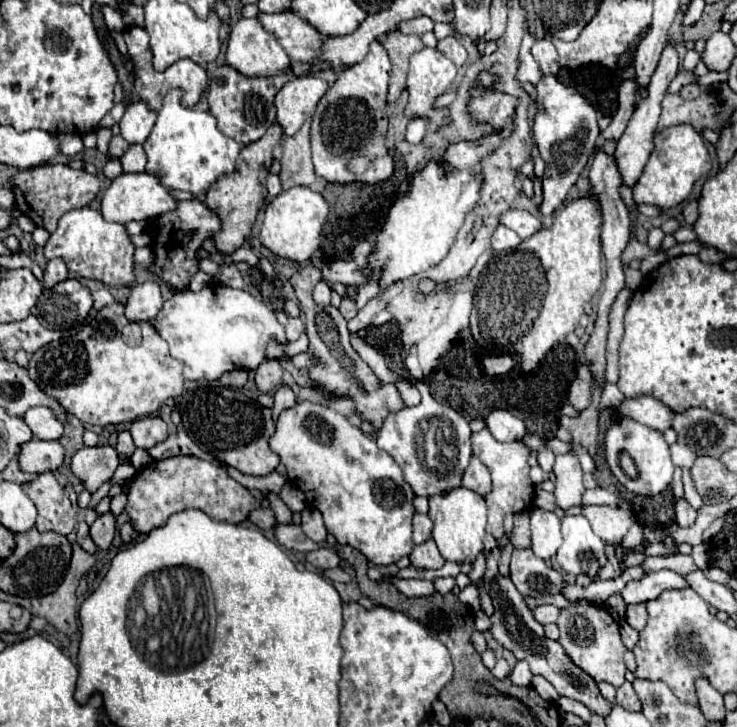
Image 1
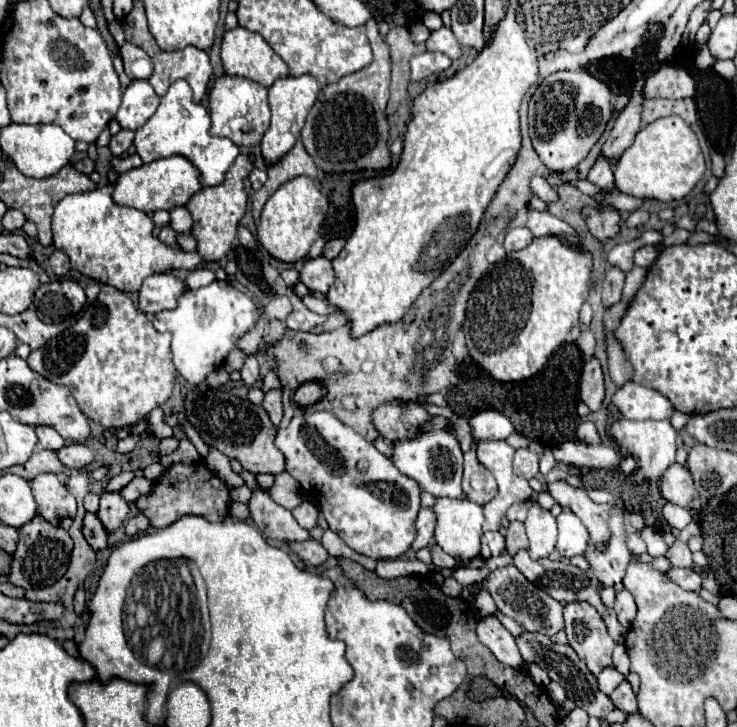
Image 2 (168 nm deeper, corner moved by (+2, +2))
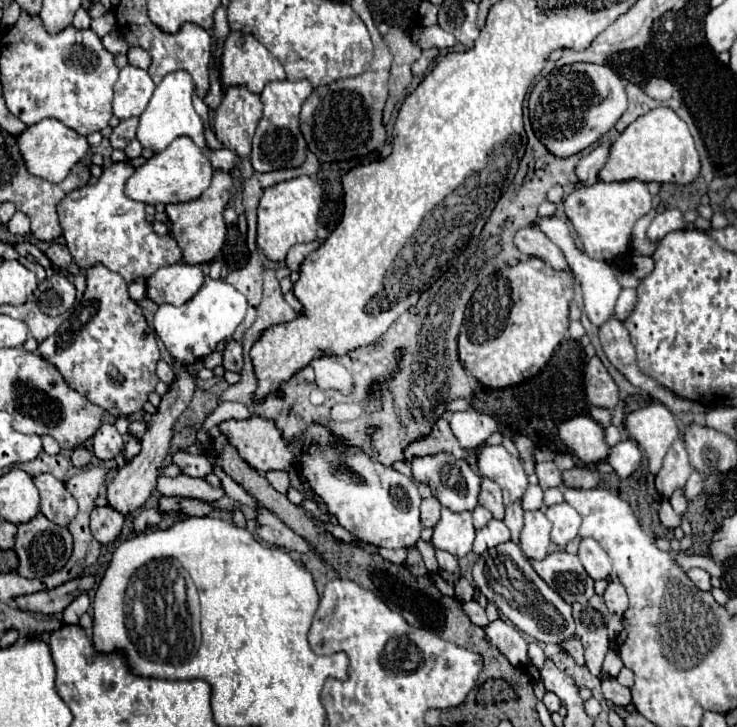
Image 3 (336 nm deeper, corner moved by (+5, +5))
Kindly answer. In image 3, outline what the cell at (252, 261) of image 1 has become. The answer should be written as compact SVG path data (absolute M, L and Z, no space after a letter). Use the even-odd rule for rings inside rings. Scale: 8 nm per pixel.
M112 163L102 171L96 185L74 189L56 207L66 247L76 265L80 269L90 269L100 263L112 273L118 273L126 283L132 283L138 277L146 279L158 267L182 263L182 249L176 245L176 239L154 233L152 225L146 221L144 203L132 201L124 195L124 183L132 173L134 169L128 163Z

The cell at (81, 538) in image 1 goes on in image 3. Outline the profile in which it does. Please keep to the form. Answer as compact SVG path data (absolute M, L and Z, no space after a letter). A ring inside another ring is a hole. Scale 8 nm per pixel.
M96 507L92 511L92 517L90 517L92 535L102 545L108 545L118 537L118 533L122 529L122 523L124 523L124 515L120 515L112 507Z

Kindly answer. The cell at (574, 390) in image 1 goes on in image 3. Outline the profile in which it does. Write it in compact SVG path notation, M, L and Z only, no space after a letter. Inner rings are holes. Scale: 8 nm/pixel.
M592 357L586 365L584 391L594 407L612 409L618 403L618 387L598 357Z

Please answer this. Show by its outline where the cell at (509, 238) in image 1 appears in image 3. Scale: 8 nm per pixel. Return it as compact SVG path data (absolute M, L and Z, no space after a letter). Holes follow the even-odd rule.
M536 225L518 229L518 233L514 237L514 245L522 253L522 257L534 255L534 257L544 259L554 269L568 269L568 263L566 263L562 251L548 237L544 237L544 233L540 233L540 229L536 229Z

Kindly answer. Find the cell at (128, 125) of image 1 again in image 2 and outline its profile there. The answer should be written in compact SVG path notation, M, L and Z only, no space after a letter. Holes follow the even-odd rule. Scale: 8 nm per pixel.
M133 80L123 92L123 102L115 118L121 128L137 130L155 114L159 100L161 98L155 94L153 86L147 80Z

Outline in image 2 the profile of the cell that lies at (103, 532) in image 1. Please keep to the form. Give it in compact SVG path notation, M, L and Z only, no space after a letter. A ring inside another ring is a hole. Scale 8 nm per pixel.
M105 492L101 496L101 506L97 516L101 518L103 526L109 532L117 530L127 520L127 514L129 514L129 504L123 500L121 492Z

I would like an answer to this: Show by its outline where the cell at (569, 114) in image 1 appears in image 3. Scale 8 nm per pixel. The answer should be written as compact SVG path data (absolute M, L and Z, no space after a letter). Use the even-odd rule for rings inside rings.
M572 63L554 69L534 85L528 99L530 121L536 137L540 137L542 145L550 153L556 153L556 157L572 157L584 151L606 135L626 111L624 87L626 83L606 65Z

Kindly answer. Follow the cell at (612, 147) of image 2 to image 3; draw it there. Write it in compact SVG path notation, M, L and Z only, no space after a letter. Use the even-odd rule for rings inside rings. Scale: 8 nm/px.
M602 141L600 147L584 155L576 167L576 175L584 185L594 185L598 179L598 171L604 167L604 161L608 161L609 150L612 141Z

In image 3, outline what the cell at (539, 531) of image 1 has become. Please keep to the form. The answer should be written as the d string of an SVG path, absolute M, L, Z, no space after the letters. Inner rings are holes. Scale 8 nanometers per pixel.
M542 511L524 513L524 529L520 533L520 547L528 559L544 559L550 547L550 521Z

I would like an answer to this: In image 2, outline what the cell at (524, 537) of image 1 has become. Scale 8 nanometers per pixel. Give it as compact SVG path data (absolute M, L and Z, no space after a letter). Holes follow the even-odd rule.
M511 522L507 528L507 552L509 556L515 556L515 552L527 548L527 536L523 522Z

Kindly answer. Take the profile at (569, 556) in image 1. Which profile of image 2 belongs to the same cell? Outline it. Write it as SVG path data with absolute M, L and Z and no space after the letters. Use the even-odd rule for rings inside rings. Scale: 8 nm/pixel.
M563 510L557 516L557 528L559 528L557 550L561 552L561 556L571 558L585 552L589 544L589 532L571 510Z

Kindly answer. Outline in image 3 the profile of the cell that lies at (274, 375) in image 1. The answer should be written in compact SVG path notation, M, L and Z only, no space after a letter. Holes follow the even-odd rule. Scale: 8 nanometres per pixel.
M226 339L226 349L224 349L224 369L240 373L244 367L244 357L242 357L242 345L236 343L234 339Z

